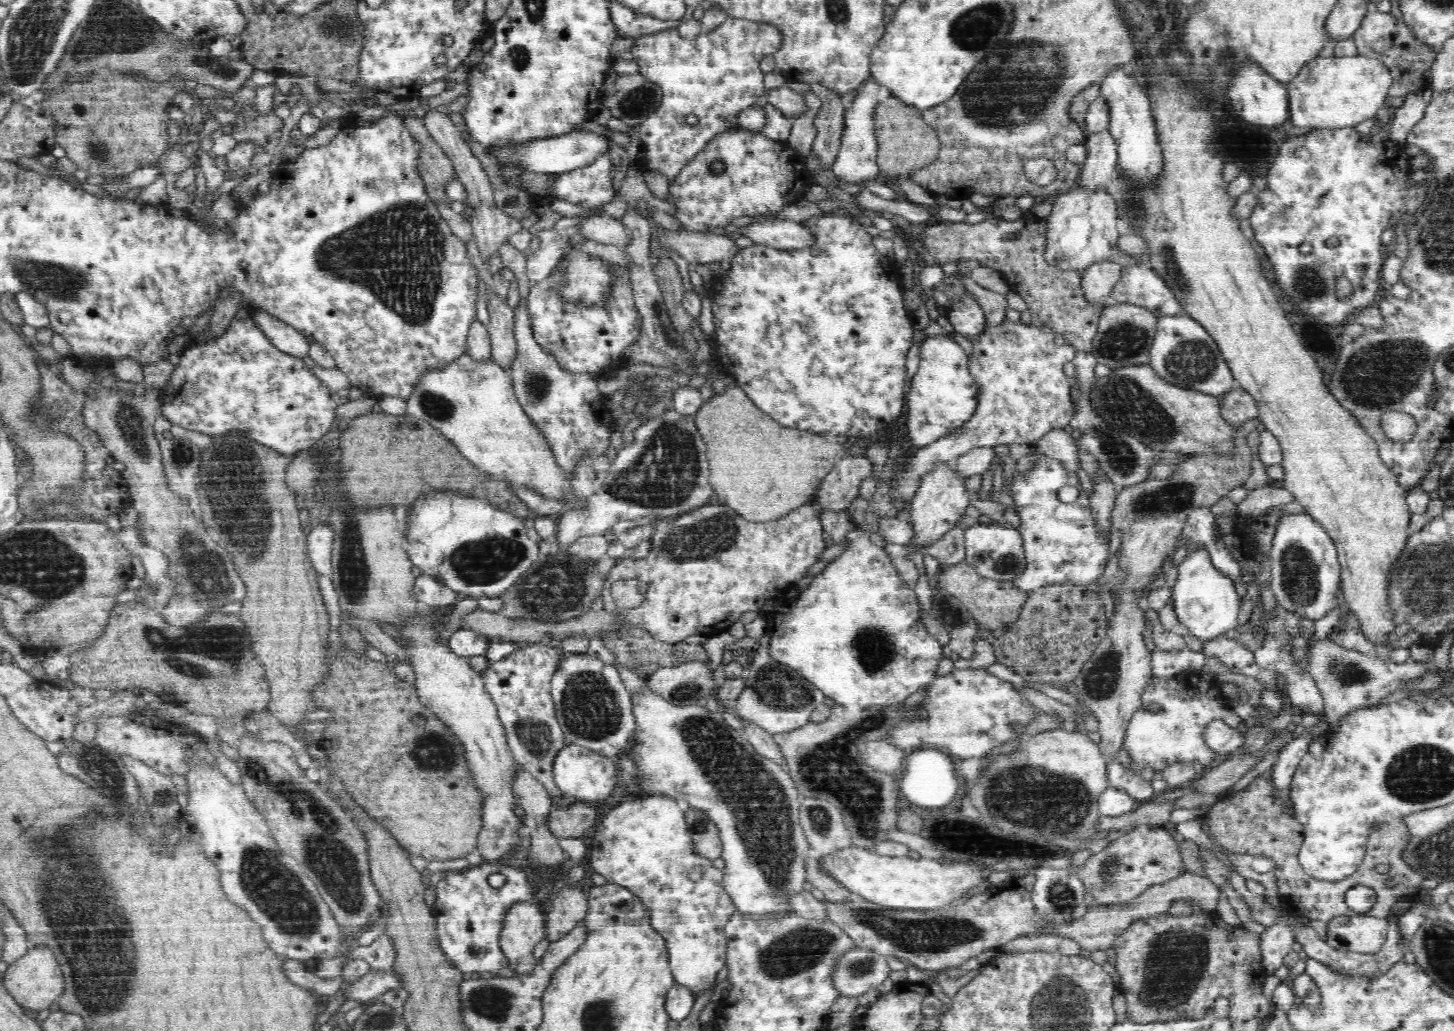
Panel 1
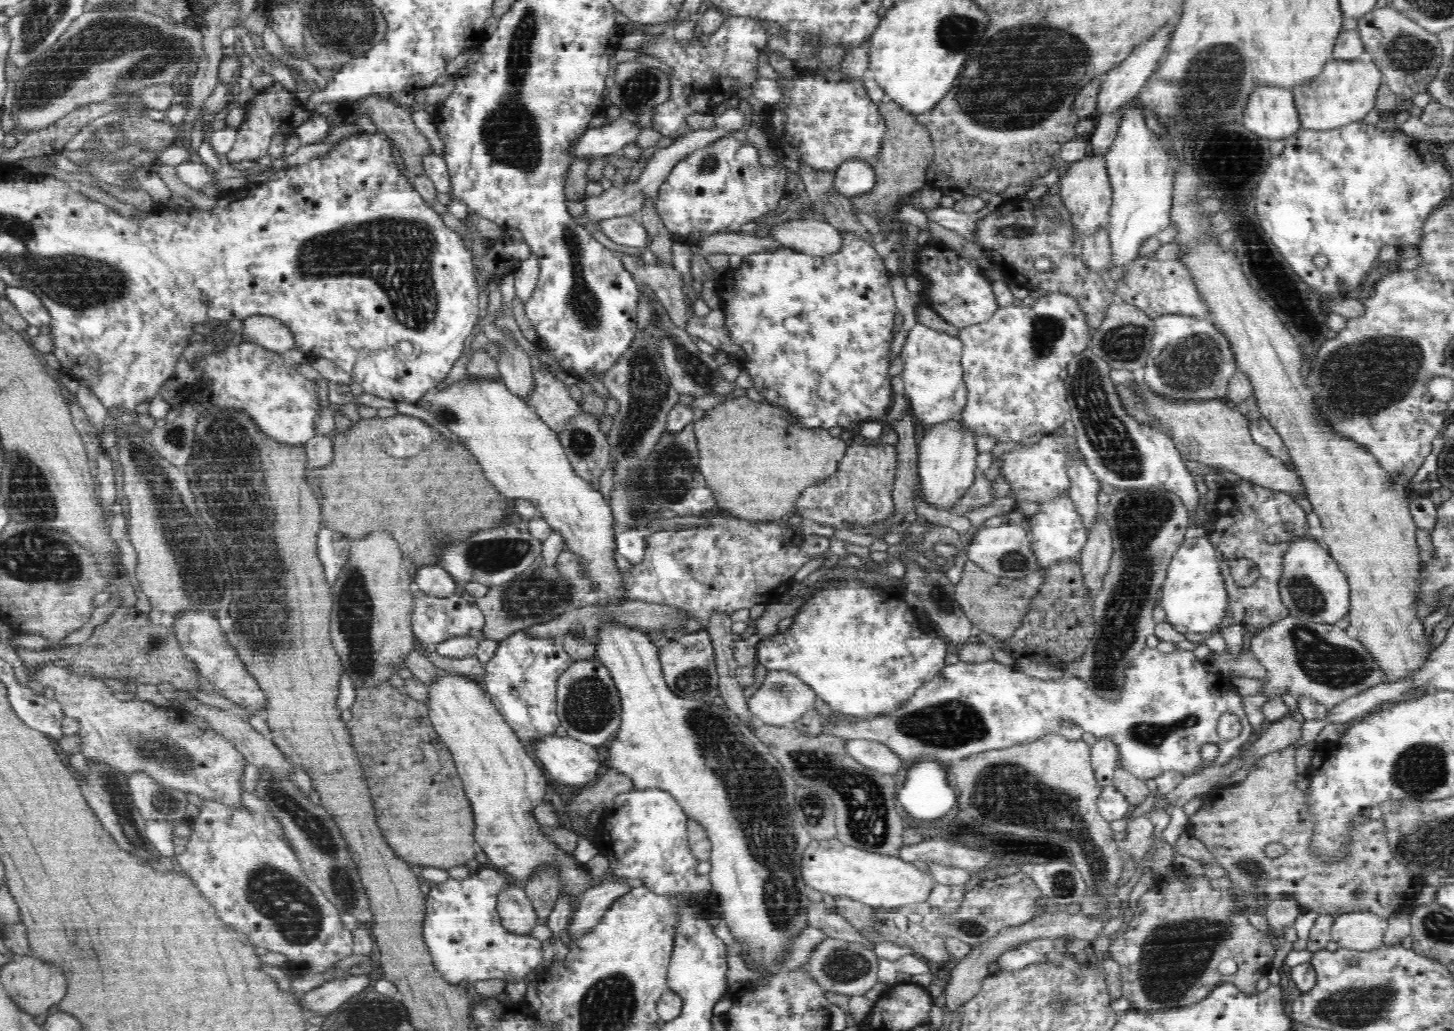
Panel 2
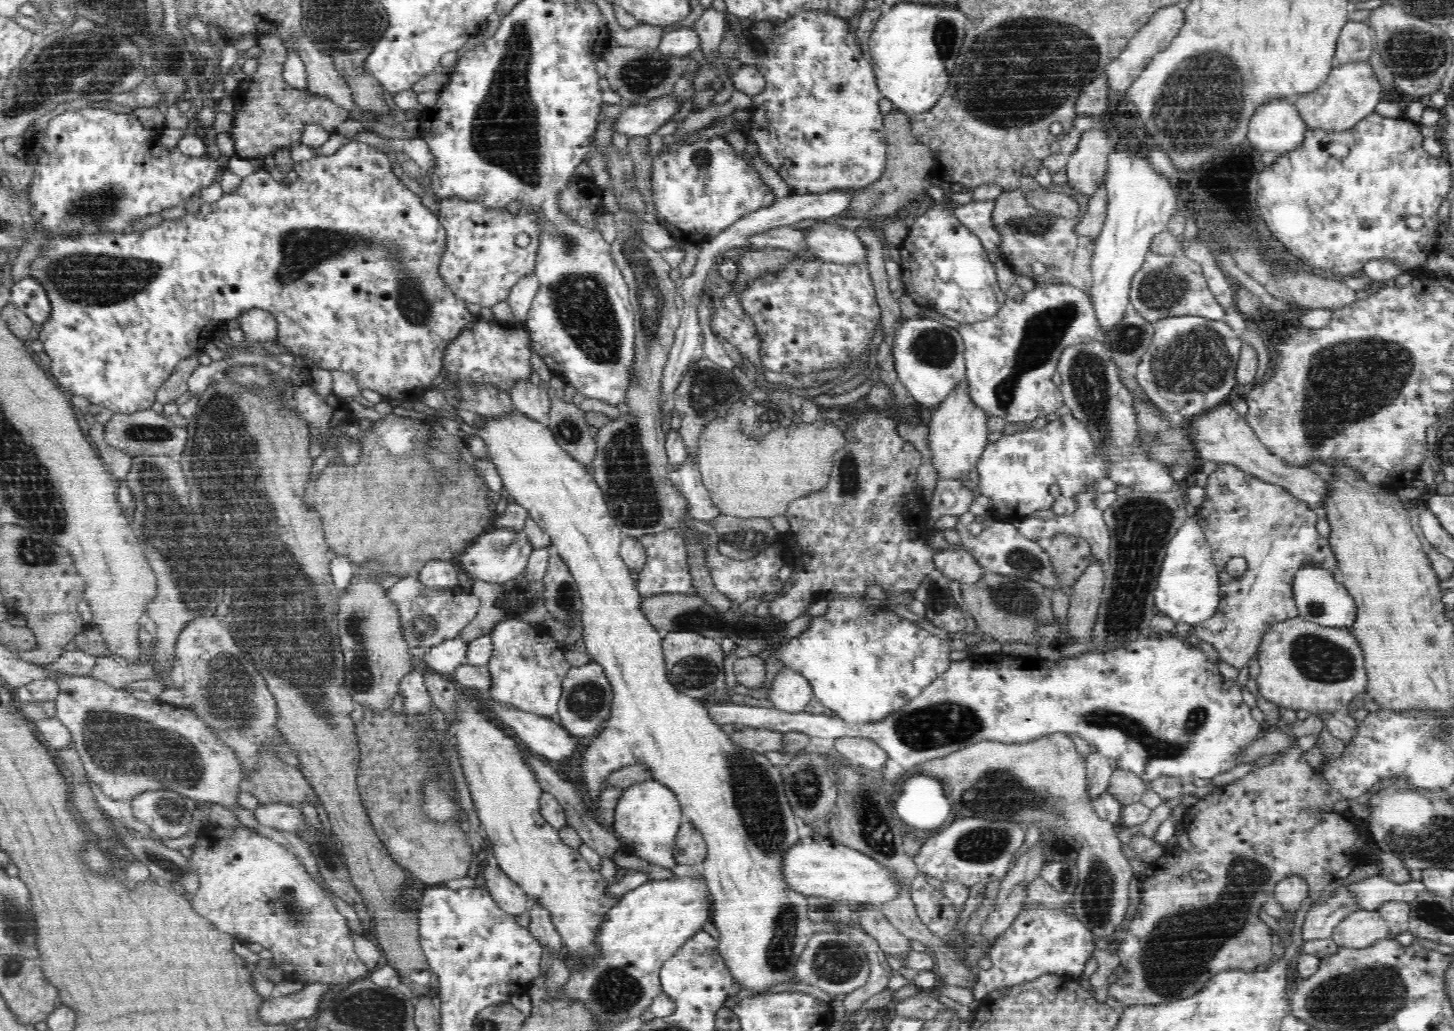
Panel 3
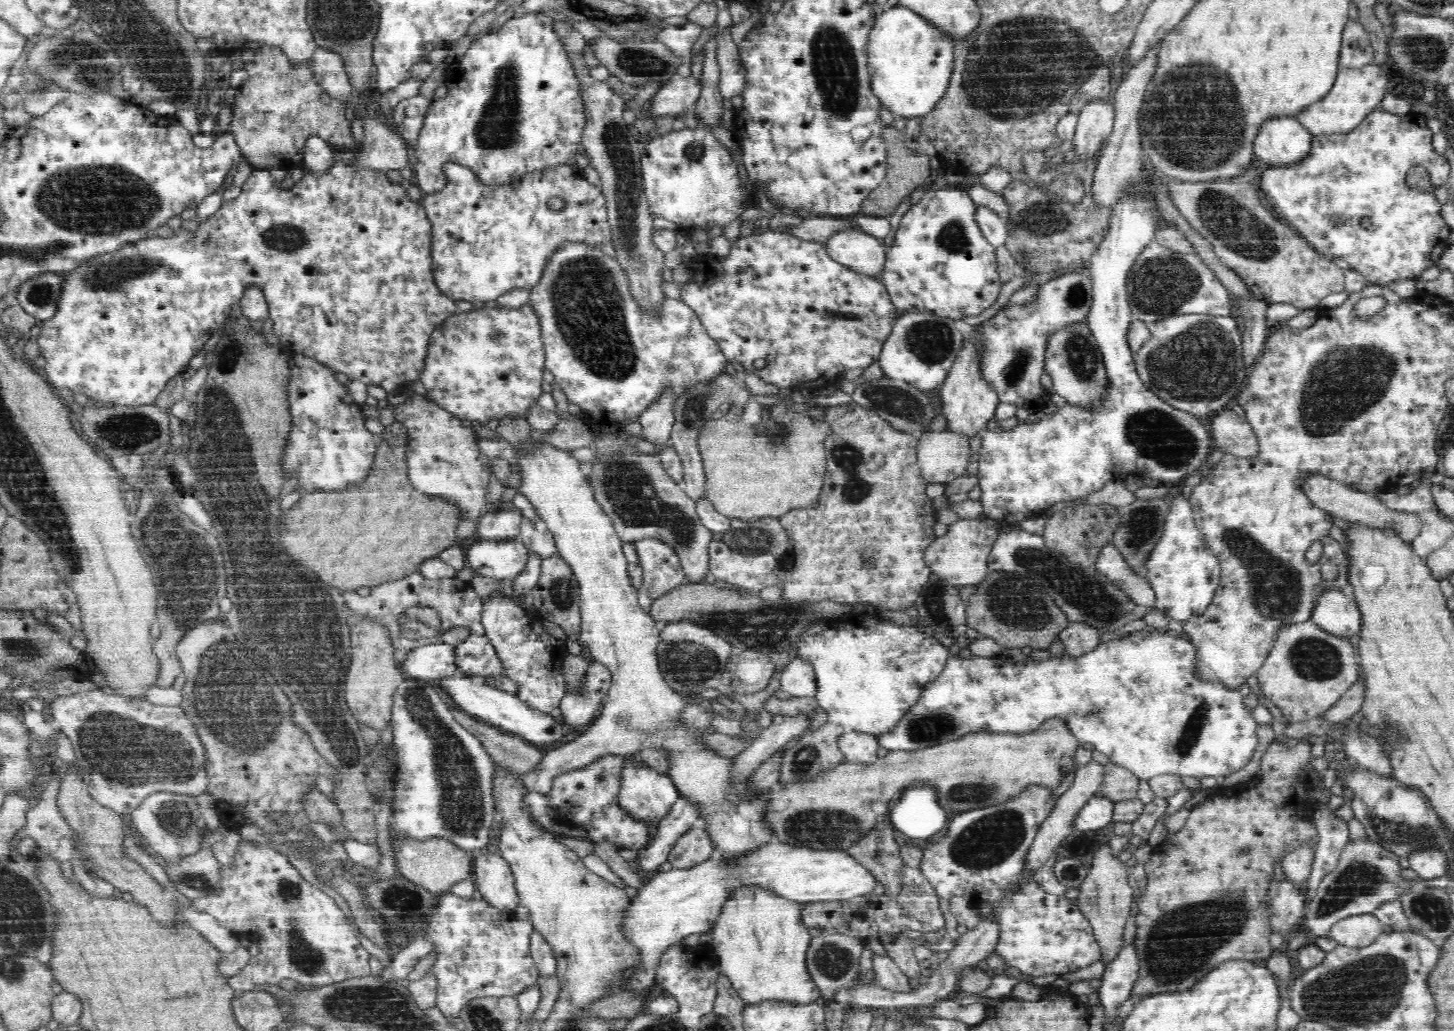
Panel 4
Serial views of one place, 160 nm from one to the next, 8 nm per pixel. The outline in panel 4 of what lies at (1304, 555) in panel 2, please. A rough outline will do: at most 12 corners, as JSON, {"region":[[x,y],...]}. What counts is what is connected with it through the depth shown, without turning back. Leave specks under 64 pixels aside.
{"region":[[1324,591],[1309,620],[1344,639],[1362,626],[1357,602]]}

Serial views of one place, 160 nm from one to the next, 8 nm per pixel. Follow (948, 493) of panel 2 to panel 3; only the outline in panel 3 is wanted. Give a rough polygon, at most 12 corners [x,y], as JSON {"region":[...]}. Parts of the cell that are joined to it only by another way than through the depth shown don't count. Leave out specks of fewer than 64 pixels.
{"region":[[963,378],[932,411],[939,480],[966,481],[986,446],[988,412]]}

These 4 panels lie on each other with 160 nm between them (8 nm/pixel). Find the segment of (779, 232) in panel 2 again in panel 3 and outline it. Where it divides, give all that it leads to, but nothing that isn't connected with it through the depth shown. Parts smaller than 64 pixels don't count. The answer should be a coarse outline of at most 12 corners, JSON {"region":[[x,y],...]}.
{"region":[[825,221],[808,230],[806,248],[822,261],[867,264],[853,230]]}

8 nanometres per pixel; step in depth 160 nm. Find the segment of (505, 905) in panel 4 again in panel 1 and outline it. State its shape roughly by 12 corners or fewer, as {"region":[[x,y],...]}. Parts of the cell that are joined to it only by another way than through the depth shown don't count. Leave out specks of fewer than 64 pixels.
{"region":[[515,901],[503,916],[501,951],[528,978],[545,938],[539,902]]}

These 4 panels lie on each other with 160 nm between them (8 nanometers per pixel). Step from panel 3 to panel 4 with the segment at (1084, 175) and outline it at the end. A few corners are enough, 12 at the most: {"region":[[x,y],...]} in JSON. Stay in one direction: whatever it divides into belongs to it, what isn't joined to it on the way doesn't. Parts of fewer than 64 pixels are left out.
{"region":[[1107,100],[1080,110],[1073,138],[1078,160],[1099,159],[1115,120]]}

